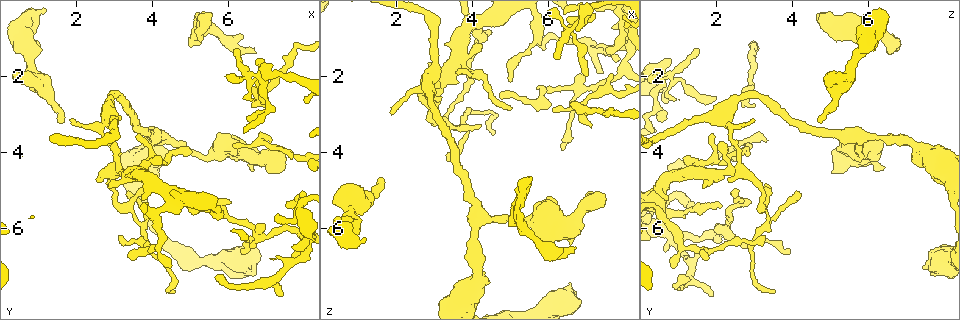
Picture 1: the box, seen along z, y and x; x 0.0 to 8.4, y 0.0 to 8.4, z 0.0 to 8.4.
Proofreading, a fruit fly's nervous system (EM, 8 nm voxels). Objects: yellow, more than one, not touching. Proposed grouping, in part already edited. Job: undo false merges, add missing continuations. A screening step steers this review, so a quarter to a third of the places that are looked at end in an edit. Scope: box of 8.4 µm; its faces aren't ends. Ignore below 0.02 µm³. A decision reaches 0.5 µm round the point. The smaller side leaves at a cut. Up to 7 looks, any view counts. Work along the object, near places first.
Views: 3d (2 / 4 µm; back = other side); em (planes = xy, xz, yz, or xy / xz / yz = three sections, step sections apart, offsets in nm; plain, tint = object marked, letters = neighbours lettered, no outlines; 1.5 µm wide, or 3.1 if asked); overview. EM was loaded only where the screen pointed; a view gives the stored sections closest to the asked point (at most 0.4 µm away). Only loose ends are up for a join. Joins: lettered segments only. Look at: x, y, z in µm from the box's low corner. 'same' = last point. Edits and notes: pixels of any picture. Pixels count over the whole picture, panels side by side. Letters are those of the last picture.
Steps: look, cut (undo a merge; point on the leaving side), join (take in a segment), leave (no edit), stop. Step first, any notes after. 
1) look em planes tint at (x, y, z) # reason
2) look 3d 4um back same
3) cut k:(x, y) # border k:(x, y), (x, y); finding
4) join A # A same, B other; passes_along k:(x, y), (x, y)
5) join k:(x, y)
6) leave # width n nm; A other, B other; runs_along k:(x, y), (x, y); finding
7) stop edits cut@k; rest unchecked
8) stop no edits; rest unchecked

look em planes letters at (6.70, 1.40, 6.50) # thin end

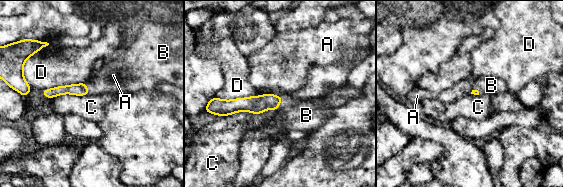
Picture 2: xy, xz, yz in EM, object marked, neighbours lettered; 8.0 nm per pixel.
join B # A other, B same, C other, D other; passes_along 2:(255, 104), (280, 101), (306, 115); the cell continues

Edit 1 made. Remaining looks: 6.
look overview # see it whole again

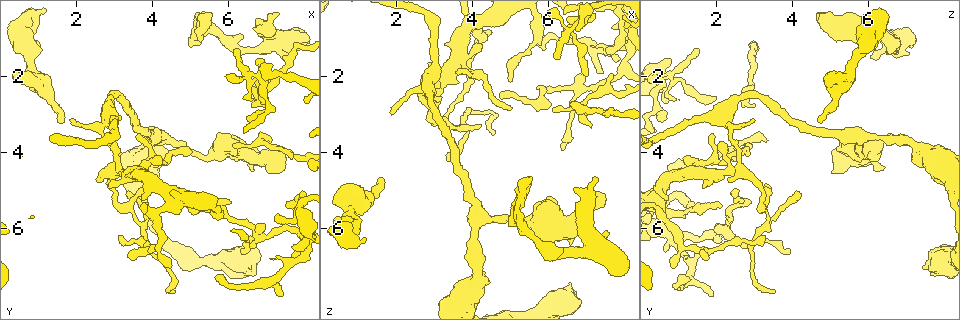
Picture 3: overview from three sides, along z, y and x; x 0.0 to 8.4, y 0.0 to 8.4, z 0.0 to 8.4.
look em planes letters at (1.60, 3.30, 4.70) # an open end

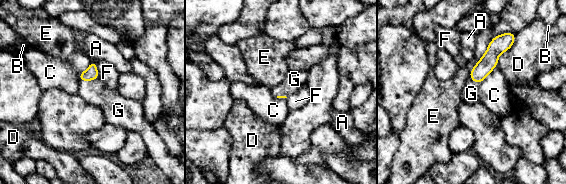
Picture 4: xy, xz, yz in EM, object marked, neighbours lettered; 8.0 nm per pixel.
join G # longest_contact E 500 nm; A other, B other, C other, D other, E other, F other, G same; passes_along 4:(91, 73), (89, 80), (95, 92); the cell continues

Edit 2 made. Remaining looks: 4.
look 3d 2um at (6.70, 1.50, 0.75)

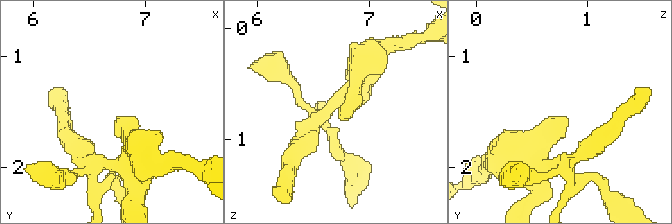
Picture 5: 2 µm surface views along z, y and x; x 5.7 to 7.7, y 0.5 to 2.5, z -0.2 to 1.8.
look em planes letters at (6.74, 1.56, 0.80)

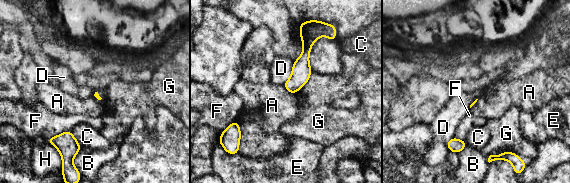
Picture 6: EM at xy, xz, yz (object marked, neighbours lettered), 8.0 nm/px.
leave # A other, B other, C other, D other, E other, F other, G other, H other; runs_along 6:(304, 38), (301, 73), (291, 90); no lettered segment goes on from it

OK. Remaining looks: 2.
stop edits join@2, join@4; rest unchecked

